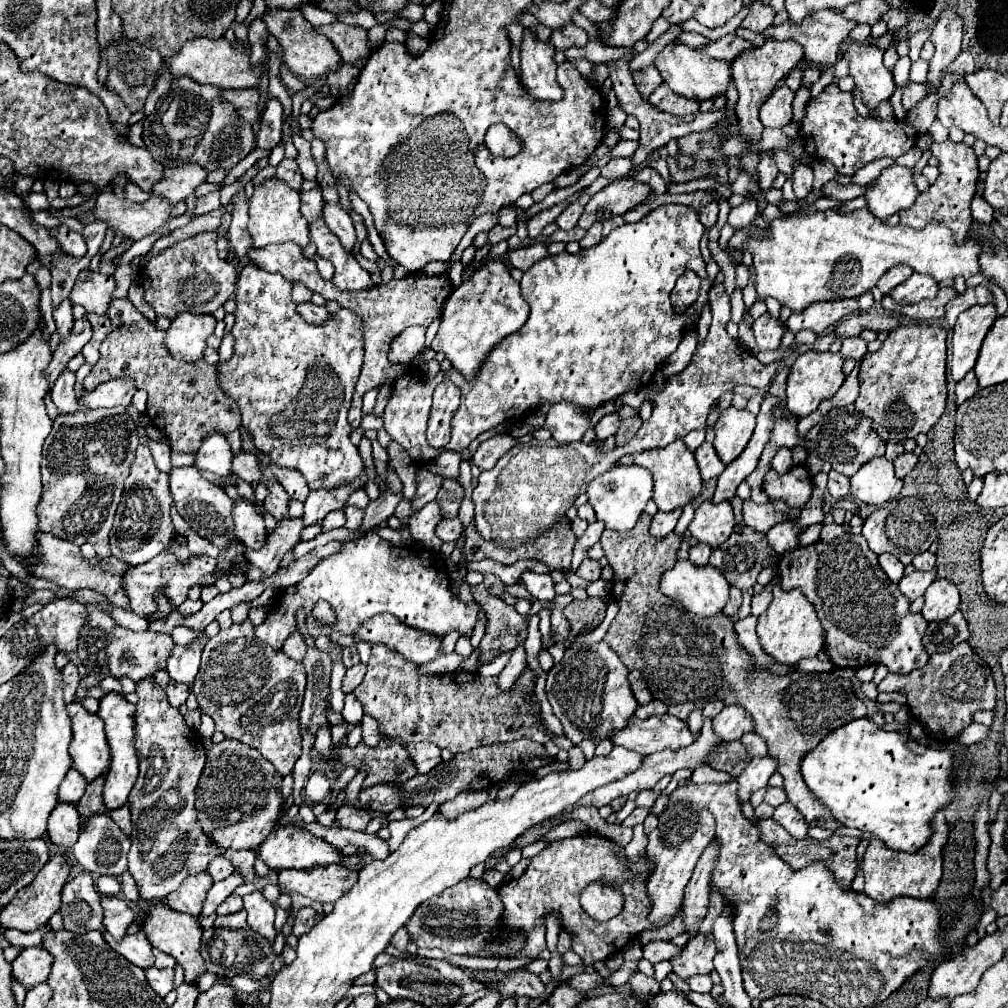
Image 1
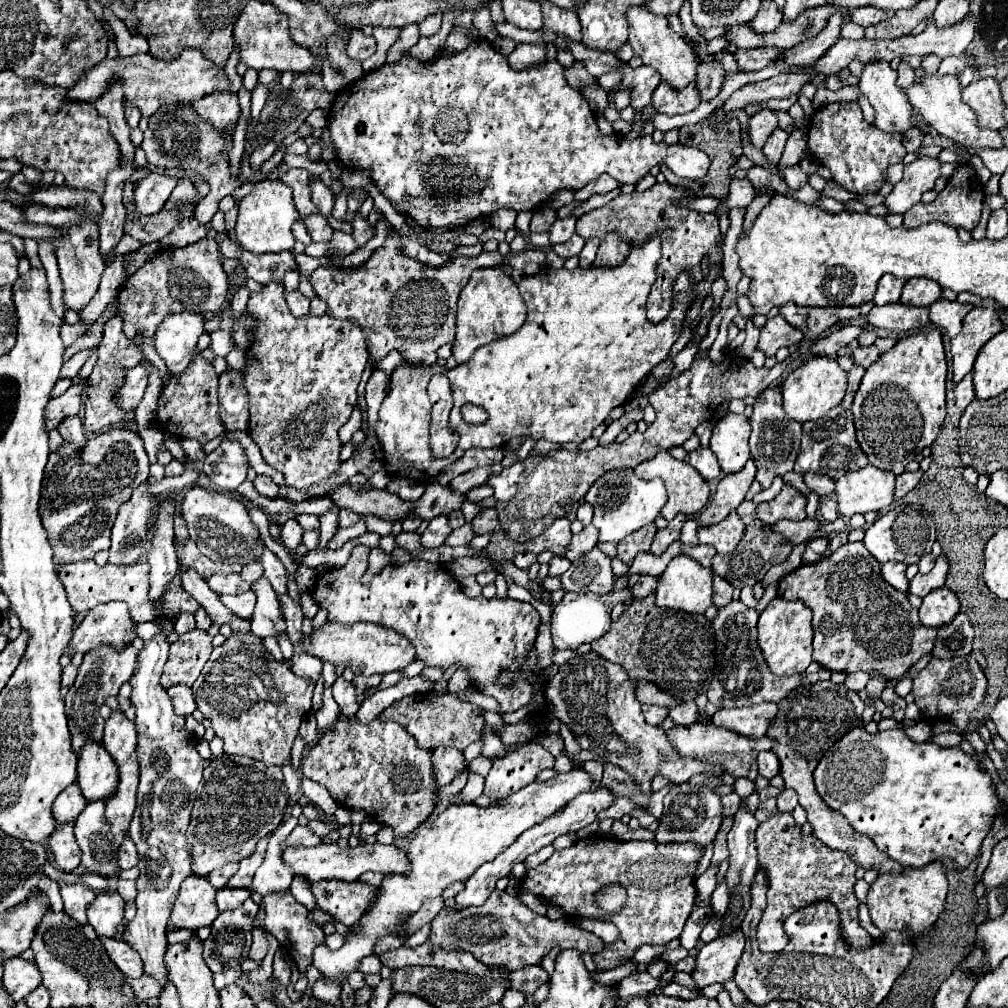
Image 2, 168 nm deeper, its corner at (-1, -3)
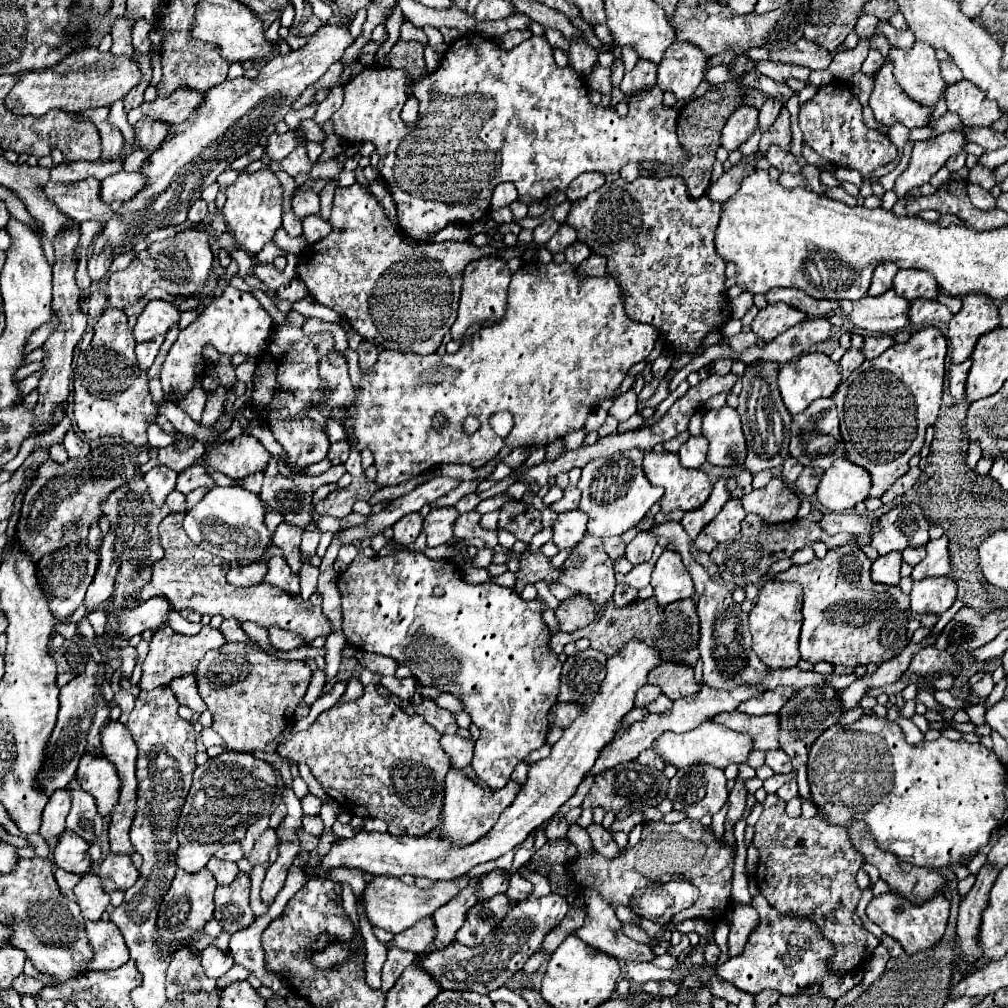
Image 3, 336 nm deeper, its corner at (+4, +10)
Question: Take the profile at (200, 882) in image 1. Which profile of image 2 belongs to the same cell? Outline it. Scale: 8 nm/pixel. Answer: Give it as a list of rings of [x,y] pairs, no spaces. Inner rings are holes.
[[[189,876],[181,884],[179,896],[171,910],[169,928],[189,928],[199,930],[203,926],[211,926],[217,918],[219,910],[215,904],[215,888],[199,876]]]

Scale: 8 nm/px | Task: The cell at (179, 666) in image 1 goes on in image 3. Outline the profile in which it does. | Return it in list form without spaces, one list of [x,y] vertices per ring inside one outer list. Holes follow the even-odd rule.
[[[168,625],[160,627],[152,641],[150,641],[150,651],[148,651],[148,657],[142,665],[142,679],[140,679],[140,687],[142,689],[154,689],[158,685],[168,685],[172,681],[172,677],[180,677],[180,675],[188,675],[188,673],[194,673],[196,671],[196,665],[198,661],[204,657],[206,651],[210,649],[216,649],[216,647],[222,647],[226,643],[224,635],[218,631],[218,629],[212,629],[210,625],[202,627],[200,633],[188,637],[188,635],[180,635],[180,633],[174,633]]]

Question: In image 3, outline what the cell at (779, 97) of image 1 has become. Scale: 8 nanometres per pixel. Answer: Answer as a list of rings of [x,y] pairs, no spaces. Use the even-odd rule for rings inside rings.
[[[744,105],[732,113],[728,123],[722,131],[722,147],[734,151],[738,149],[746,139],[752,137],[754,129],[758,127],[758,107]]]

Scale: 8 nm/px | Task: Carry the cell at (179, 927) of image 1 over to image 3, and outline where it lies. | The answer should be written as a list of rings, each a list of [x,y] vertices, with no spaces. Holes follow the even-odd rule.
[[[188,945],[176,947],[166,971],[166,997],[170,1003],[176,1003],[176,997],[180,993],[212,993],[214,989],[216,981],[206,977],[200,955],[194,953]]]

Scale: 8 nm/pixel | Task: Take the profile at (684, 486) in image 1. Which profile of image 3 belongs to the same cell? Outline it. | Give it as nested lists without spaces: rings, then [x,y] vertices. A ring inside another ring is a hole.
[[[648,451],[644,455],[644,461],[642,461],[642,469],[648,477],[648,481],[652,485],[662,485],[666,489],[664,497],[660,499],[660,507],[662,507],[662,513],[670,513],[674,509],[682,509],[682,511],[690,511],[690,509],[696,509],[700,507],[708,495],[710,495],[710,489],[712,489],[712,483],[708,479],[708,475],[702,471],[702,469],[686,469],[680,465],[678,461],[678,455],[676,453],[670,453],[670,451],[662,451],[662,453],[656,453],[656,451]]]

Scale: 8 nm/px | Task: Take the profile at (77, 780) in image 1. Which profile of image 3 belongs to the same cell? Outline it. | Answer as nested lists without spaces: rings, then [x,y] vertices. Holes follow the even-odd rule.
[[[60,789],[60,791],[52,793],[52,797],[48,799],[44,813],[42,813],[40,835],[44,839],[54,839],[66,829],[66,815],[68,815],[70,807],[72,807],[72,797],[70,797],[68,789]]]

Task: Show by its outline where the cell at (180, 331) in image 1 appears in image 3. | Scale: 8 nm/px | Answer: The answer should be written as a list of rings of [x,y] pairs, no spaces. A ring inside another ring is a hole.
[[[152,299],[144,311],[138,315],[138,323],[134,325],[134,339],[152,341],[156,335],[166,335],[170,327],[180,321],[180,309],[164,299]]]

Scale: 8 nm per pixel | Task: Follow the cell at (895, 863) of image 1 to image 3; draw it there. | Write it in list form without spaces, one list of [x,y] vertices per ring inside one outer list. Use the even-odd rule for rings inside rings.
[[[886,891],[878,897],[874,897],[866,907],[866,915],[870,917],[870,921],[874,921],[886,935],[900,941],[900,945],[904,947],[906,953],[916,953],[932,943],[938,943],[946,929],[948,911],[950,911],[950,903],[942,891],[936,891],[936,895],[932,899],[920,903],[920,905],[910,903],[906,897],[902,897],[894,891]]]

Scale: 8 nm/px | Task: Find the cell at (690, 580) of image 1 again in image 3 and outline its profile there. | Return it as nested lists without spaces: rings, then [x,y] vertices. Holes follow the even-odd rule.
[[[664,549],[660,559],[656,561],[652,571],[652,587],[654,597],[660,605],[668,605],[696,593],[690,571],[682,563],[682,557],[672,549]]]

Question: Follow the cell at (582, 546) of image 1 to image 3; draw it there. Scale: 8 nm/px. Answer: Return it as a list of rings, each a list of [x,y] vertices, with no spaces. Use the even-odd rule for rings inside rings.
[[[584,511],[560,513],[558,521],[552,527],[552,531],[554,531],[552,541],[554,541],[554,545],[558,549],[574,547],[586,535],[586,523],[588,523],[588,515]]]

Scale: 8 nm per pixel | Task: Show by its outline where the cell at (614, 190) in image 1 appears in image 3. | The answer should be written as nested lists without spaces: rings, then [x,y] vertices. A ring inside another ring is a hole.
[[[650,175],[638,177],[632,183],[624,179],[604,183],[600,189],[592,191],[584,199],[574,201],[566,217],[566,225],[574,227],[578,231],[578,239],[590,245],[594,253],[608,257],[606,271],[614,275],[624,287],[628,317],[658,327],[660,333],[666,335],[666,345],[672,345],[676,353],[684,353],[694,351],[706,333],[720,329],[730,317],[730,303],[724,297],[726,263],[722,255],[718,255],[714,245],[720,211],[722,205],[710,201],[706,195],[702,195],[700,199],[690,197],[682,177],[658,179]]]

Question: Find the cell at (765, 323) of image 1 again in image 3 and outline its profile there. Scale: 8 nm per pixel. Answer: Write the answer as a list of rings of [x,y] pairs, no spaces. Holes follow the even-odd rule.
[[[776,303],[758,311],[756,319],[752,321],[752,331],[768,343],[804,319],[806,315],[802,311],[796,311],[786,303]]]

